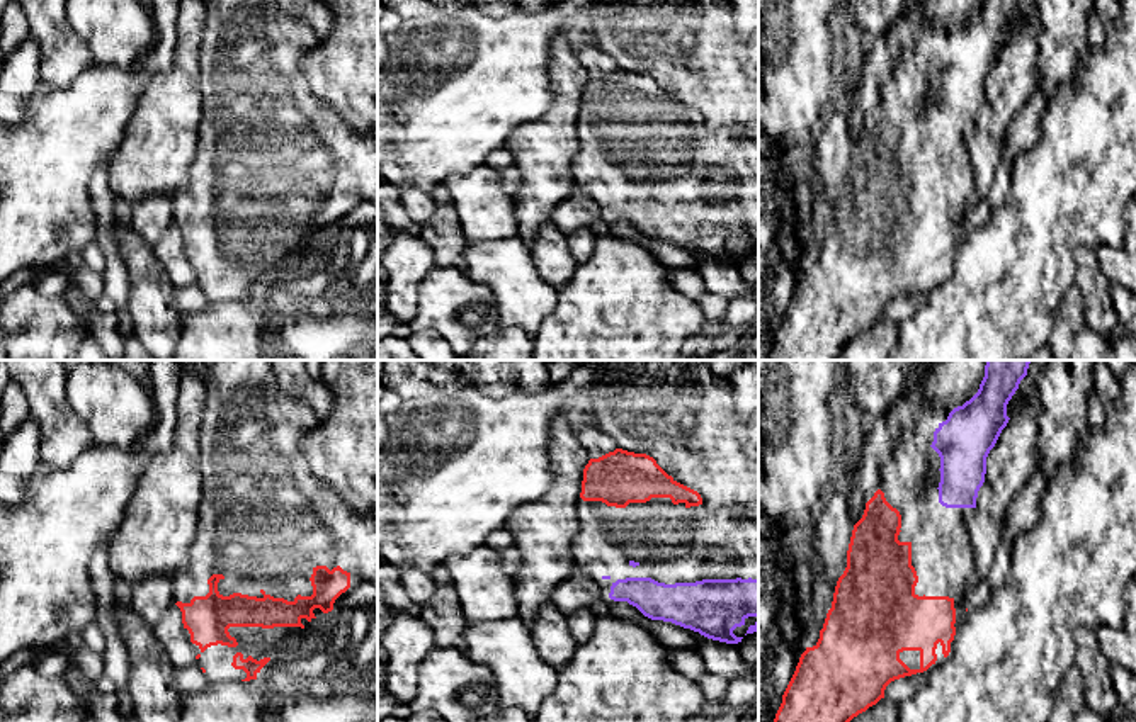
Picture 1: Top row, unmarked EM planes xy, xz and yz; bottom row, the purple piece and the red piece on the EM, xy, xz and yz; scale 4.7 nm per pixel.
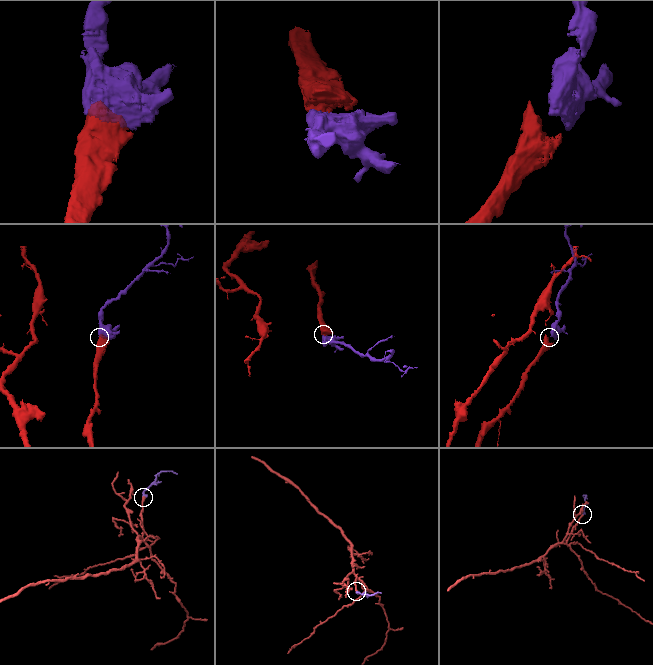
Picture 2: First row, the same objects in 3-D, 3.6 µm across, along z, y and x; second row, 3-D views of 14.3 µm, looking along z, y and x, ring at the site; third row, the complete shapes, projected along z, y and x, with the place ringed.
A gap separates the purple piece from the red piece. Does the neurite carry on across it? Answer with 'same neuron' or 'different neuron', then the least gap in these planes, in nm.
same neuron | 190 nm

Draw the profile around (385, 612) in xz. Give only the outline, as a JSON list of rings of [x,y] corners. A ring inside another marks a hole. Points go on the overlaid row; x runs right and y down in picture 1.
[[[378,588],[378,695],[386,691],[388,652],[379,646],[379,635],[391,623],[393,608],[386,603]]]

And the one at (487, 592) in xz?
[[[486,544],[444,561],[468,622],[508,620],[519,615],[514,573],[502,566],[500,550]]]

